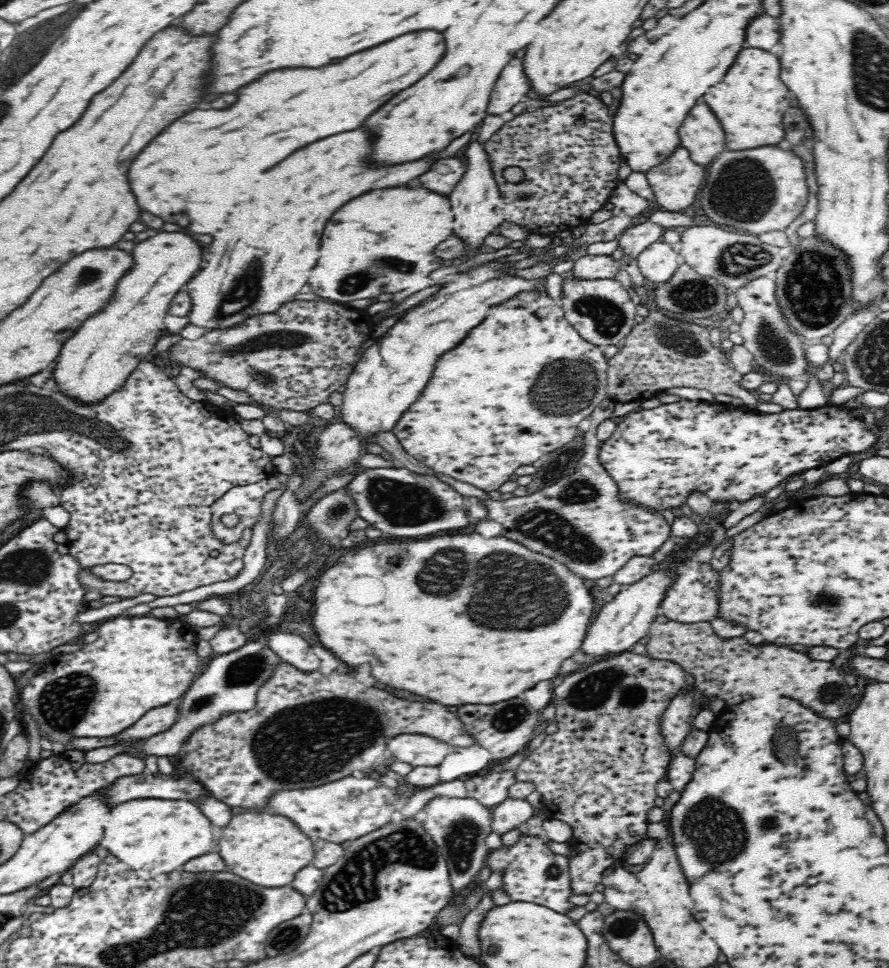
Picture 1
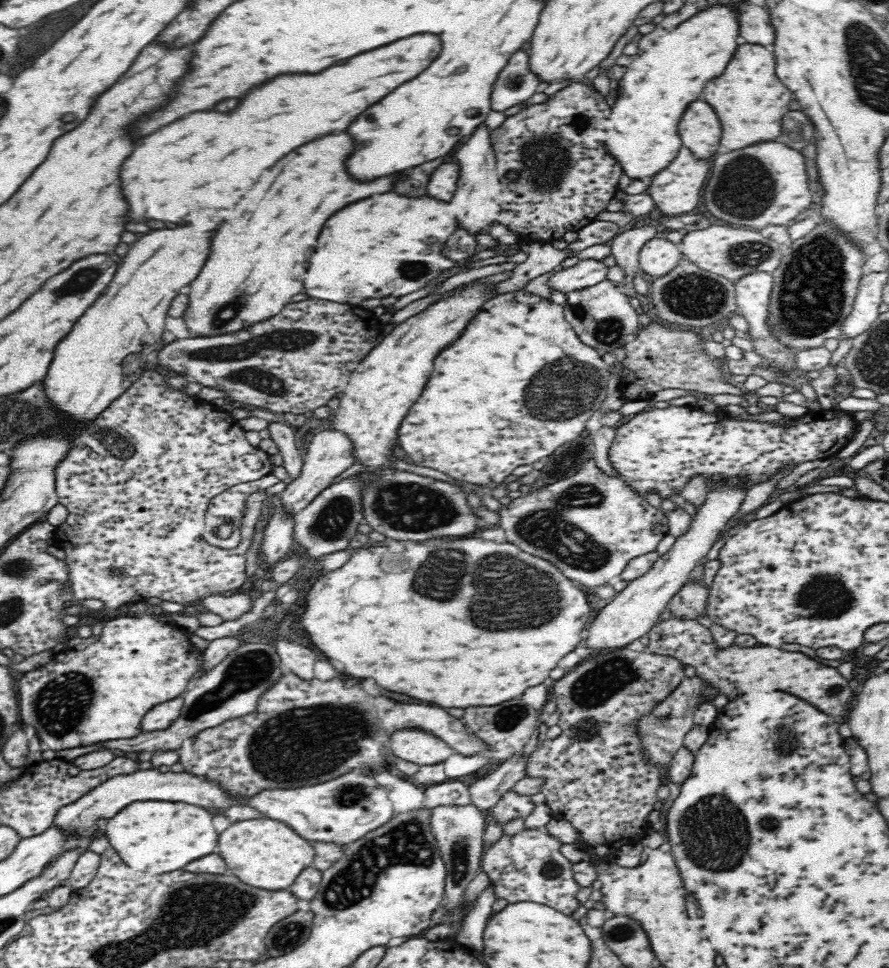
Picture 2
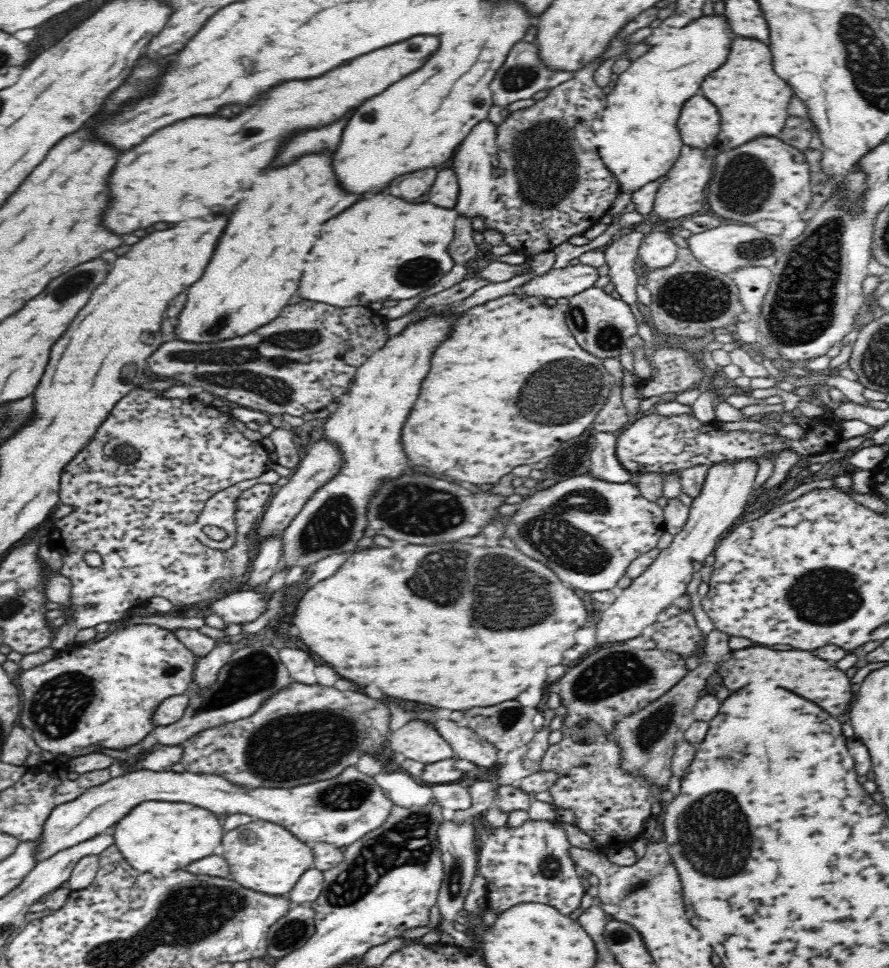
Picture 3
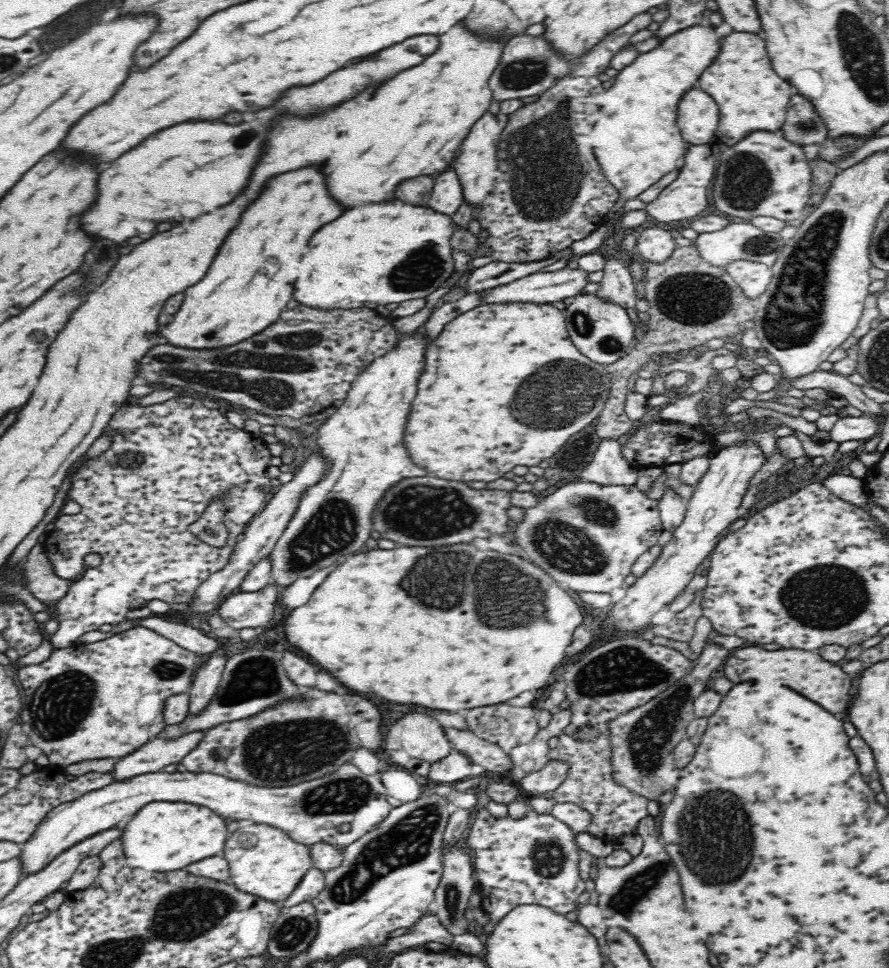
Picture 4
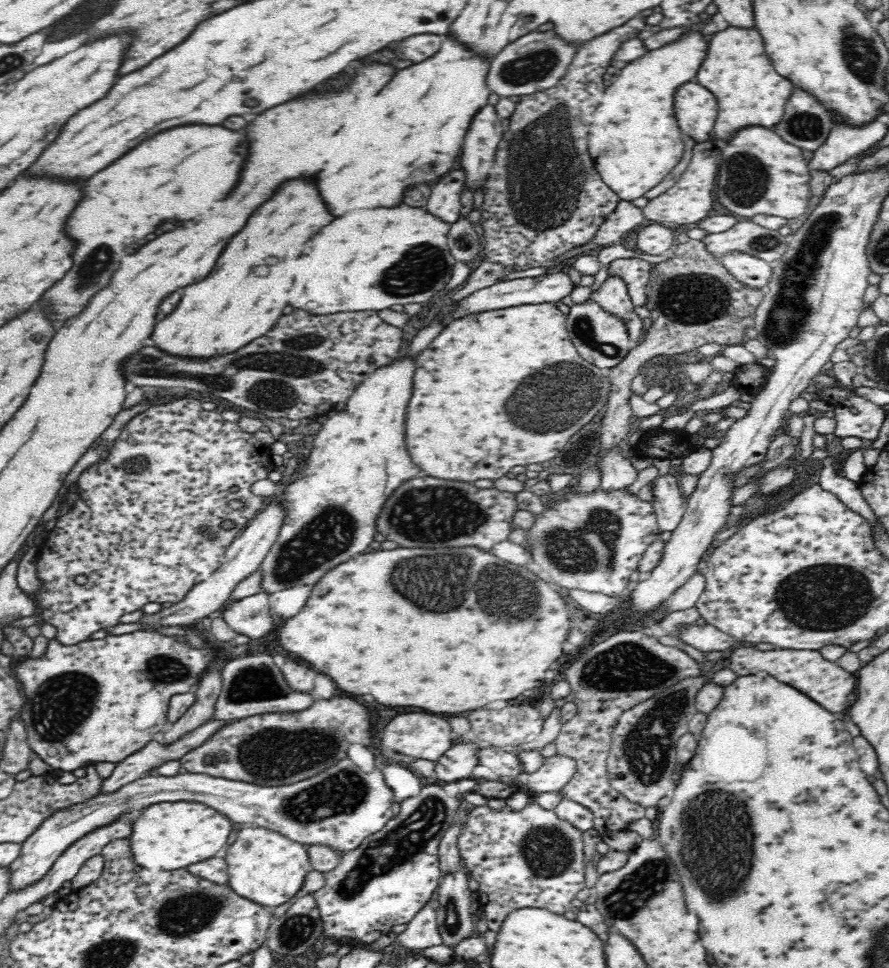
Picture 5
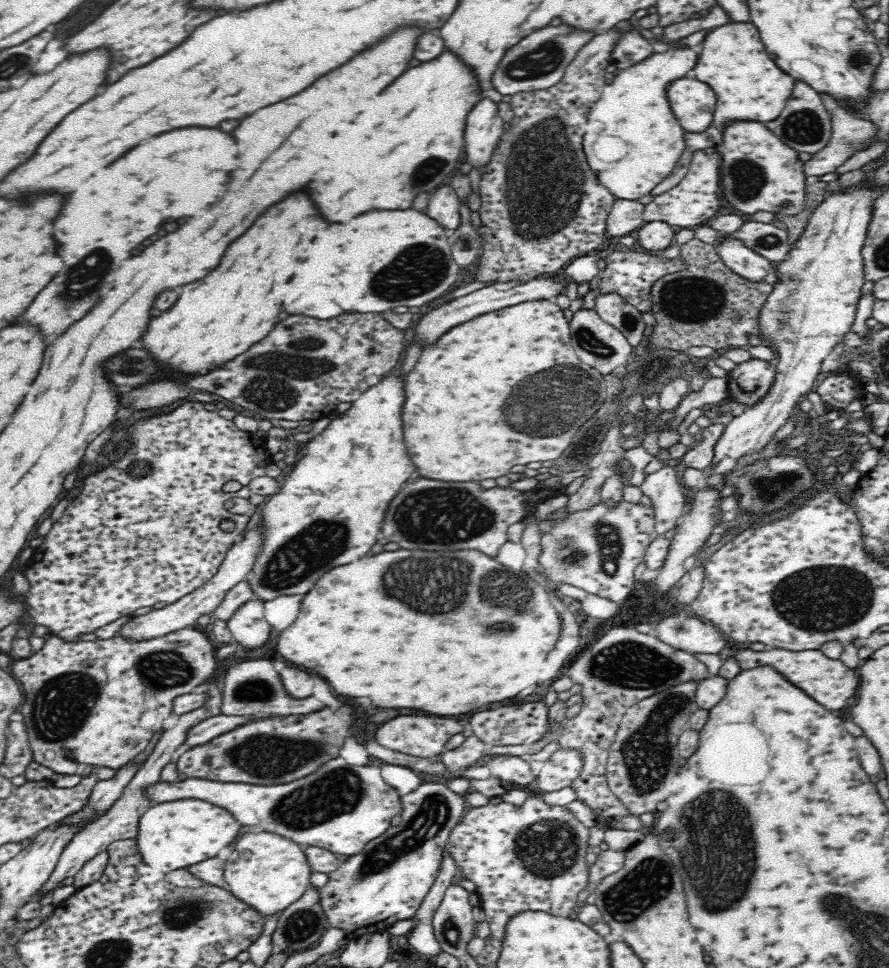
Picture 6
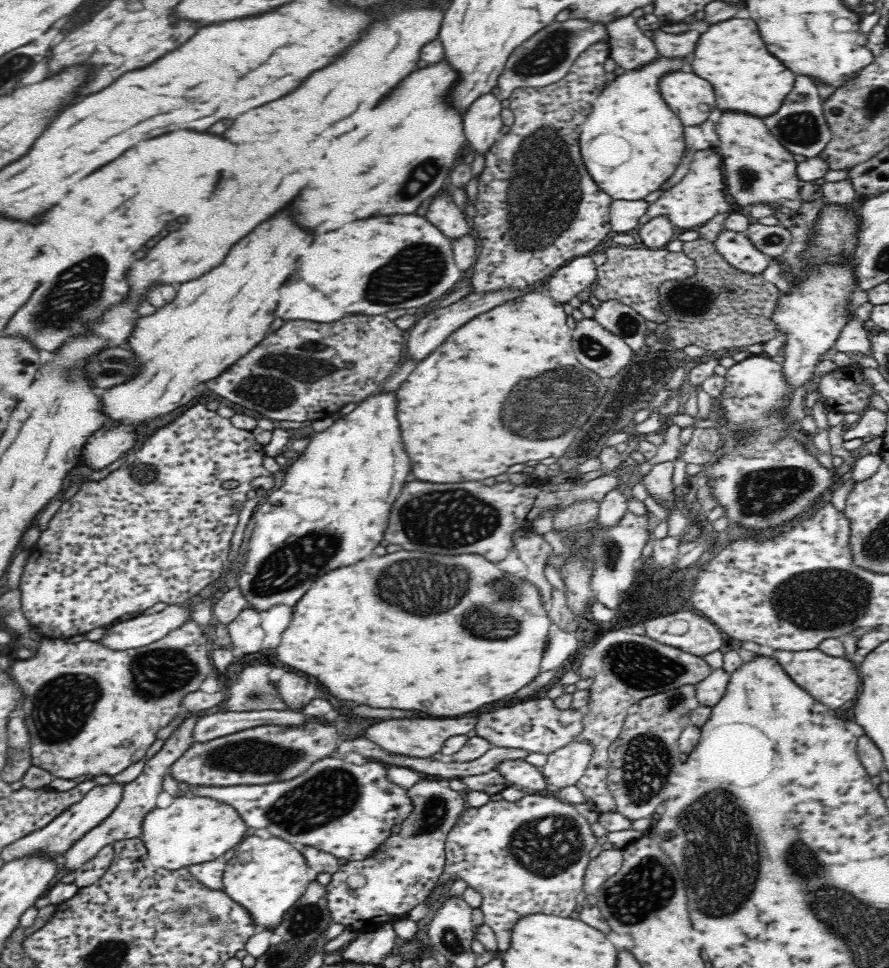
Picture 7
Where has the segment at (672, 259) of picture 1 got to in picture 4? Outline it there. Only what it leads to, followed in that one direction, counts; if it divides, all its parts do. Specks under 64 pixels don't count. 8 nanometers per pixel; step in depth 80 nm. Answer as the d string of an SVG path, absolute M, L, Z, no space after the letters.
M652 227L645 229L637 238L636 252L643 262L660 264L666 262L677 247L670 231Z

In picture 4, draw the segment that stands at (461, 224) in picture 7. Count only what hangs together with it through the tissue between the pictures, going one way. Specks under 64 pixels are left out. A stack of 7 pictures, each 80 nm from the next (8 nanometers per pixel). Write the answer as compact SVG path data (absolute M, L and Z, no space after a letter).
M449 169L444 174L436 176L436 184L430 194L428 206L452 216L462 203L462 187L454 170Z

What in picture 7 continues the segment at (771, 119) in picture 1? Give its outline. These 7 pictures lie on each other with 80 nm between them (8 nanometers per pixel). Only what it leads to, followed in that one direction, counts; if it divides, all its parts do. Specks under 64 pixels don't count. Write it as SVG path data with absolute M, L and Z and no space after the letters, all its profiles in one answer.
M732 18L728 22L711 24L710 28L699 36L691 65L694 74L706 79L714 86L715 115L730 110L730 112L756 115L758 118L772 116L775 112L778 112L786 94L790 94L792 86L794 86L794 74L790 70L786 70L786 66L782 66L782 62L778 62L778 58L774 58L766 50L764 42L758 34L756 24L752 20L744 18Z

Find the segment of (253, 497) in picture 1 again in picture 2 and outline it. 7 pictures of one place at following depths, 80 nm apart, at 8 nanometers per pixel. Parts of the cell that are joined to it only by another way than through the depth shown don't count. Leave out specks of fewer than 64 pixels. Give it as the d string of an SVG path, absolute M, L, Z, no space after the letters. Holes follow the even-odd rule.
M270 473L258 480L240 483L221 492L210 500L206 516L197 532L213 546L222 549L236 548L241 541L241 524L247 509L248 497L256 491L266 490L279 482L280 479ZM224 518L232 520L234 524L233 532L227 538L222 538L217 533Z

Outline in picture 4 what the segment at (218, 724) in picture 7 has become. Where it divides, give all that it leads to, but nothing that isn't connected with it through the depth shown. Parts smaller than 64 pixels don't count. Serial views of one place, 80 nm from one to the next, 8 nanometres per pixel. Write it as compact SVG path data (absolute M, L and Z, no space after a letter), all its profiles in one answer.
M204 731L189 732L180 738L166 740L157 736L134 752L117 759L113 773L115 780L126 780L138 774L160 772L168 764L178 764L200 740Z

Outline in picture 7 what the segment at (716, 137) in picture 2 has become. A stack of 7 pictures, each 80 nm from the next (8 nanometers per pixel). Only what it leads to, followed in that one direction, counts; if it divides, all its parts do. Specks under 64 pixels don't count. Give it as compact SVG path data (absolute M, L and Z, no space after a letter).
M674 71L661 78L659 89L686 128L702 126L715 117L715 92L706 79L694 73Z

